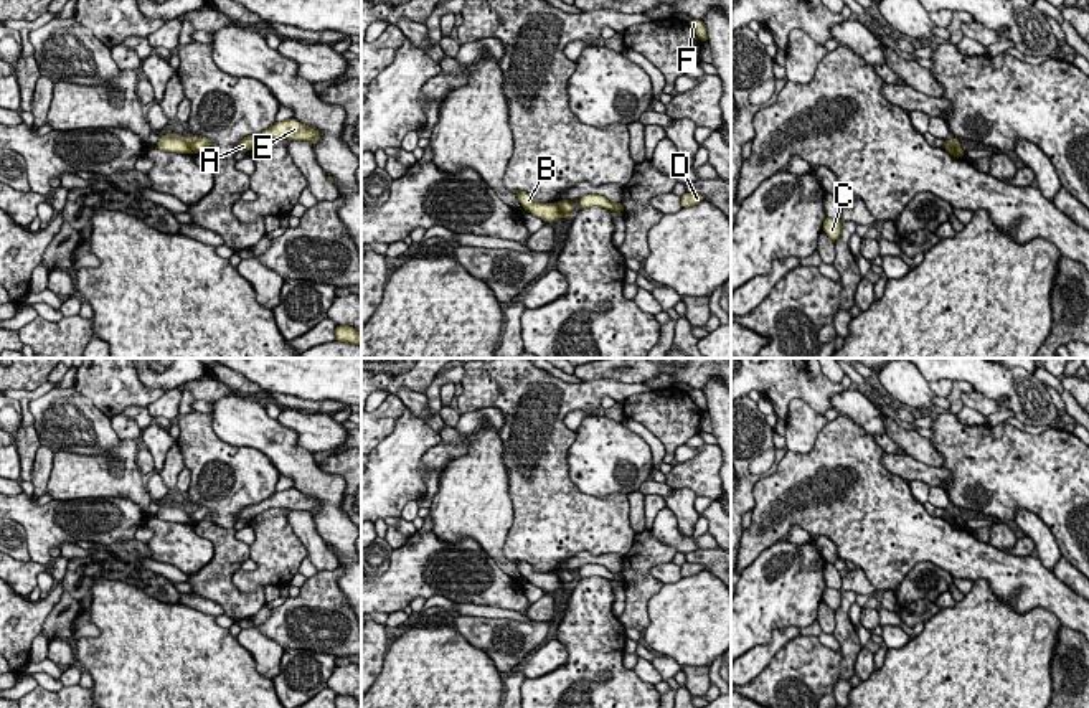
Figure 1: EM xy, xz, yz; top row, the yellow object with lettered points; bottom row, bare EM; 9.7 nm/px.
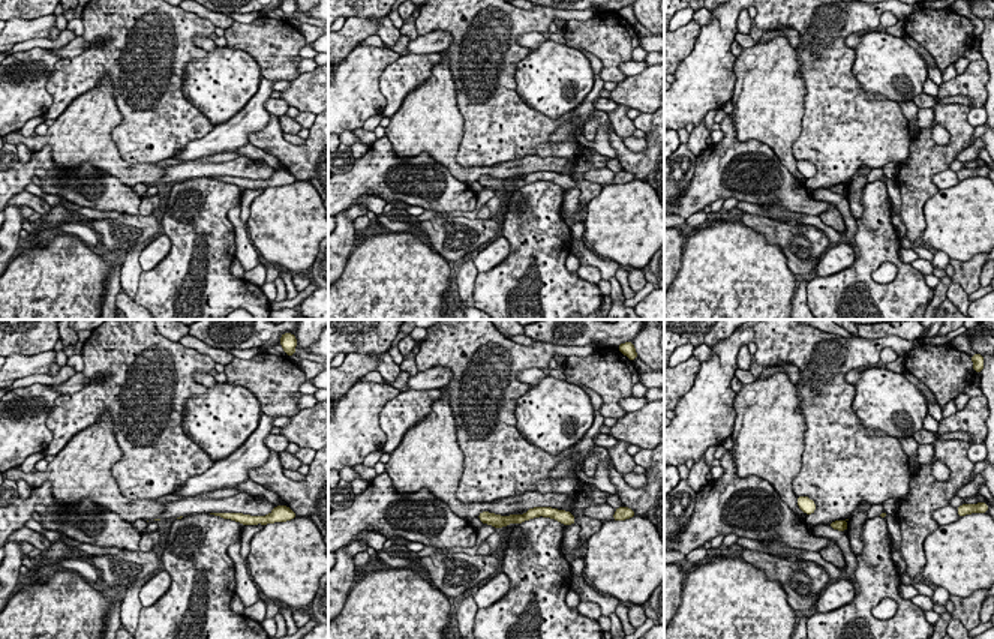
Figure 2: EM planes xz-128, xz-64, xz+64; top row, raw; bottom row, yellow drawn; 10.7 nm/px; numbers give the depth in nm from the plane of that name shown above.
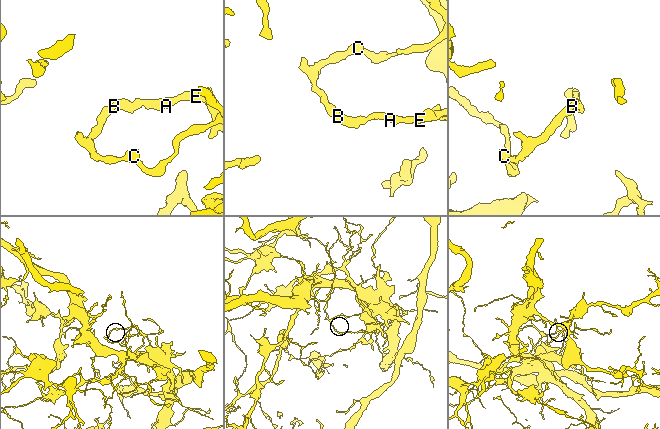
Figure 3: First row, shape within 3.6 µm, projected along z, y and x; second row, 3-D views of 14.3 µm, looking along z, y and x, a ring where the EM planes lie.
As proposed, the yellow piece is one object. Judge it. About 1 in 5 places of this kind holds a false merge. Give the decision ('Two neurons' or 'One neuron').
Two neurons

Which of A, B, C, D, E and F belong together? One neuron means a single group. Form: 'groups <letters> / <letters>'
groups A D E F / B C

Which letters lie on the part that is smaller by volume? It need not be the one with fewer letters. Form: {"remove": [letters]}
{"remove": ["B", "C"]}

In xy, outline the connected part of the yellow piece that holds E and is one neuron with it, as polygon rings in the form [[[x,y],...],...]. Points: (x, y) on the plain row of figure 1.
[[[289,489],[284,492],[276,492],[272,497],[266,498],[261,503],[244,507],[238,517],[238,520],[251,522],[256,515],[262,513],[267,508],[290,508],[290,510],[305,510],[310,515],[320,510],[320,500],[315,497],[307,497],[297,489]]]

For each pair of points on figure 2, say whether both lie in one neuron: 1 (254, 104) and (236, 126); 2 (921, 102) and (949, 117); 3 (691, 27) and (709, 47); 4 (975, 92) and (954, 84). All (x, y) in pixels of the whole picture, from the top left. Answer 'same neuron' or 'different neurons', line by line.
1: same neuron
2: different neurons
3: different neurons
4: same neuron

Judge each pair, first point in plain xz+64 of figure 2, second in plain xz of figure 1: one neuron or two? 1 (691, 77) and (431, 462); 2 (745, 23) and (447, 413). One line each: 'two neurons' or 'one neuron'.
1: two neurons
2: two neurons

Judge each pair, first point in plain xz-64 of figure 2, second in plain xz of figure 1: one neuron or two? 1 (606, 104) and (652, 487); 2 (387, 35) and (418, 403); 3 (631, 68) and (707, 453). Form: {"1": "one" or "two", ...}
{"1": "one", "2": "one", "3": "two"}

